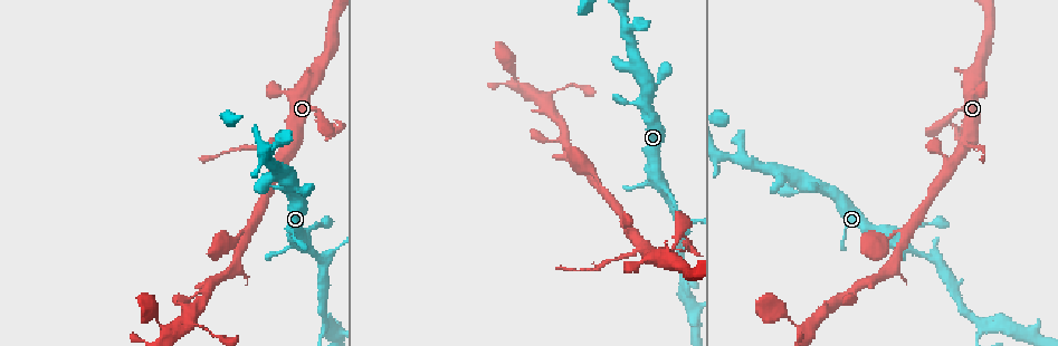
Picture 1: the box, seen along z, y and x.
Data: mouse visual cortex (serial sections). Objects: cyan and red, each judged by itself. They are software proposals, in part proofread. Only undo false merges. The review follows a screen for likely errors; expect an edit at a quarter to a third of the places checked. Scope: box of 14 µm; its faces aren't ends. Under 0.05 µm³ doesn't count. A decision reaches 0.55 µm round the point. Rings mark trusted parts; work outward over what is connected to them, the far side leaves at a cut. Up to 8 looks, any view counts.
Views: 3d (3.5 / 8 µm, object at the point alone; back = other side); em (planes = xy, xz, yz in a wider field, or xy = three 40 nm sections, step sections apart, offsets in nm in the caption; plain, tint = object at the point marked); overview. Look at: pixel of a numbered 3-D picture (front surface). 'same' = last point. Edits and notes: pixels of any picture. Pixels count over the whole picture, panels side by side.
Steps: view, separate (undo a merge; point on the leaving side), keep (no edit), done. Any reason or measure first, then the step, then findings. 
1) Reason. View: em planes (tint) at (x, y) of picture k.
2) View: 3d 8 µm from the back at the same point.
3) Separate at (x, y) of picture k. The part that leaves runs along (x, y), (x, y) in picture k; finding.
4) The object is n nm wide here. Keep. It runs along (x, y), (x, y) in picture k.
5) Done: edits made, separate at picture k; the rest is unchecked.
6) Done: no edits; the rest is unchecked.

Sharp bend. View: 3d 3.5 µm at (334, 134) of picture 1.

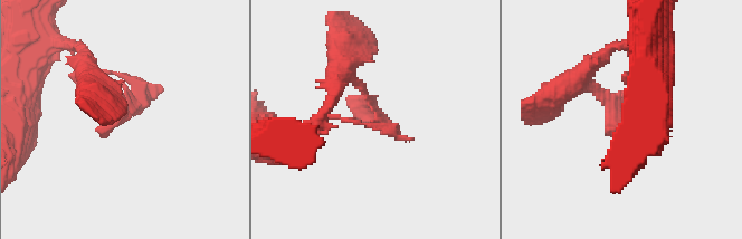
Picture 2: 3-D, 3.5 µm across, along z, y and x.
Now the EM. View: em planes (tint) at (373, 111) of picture 2.

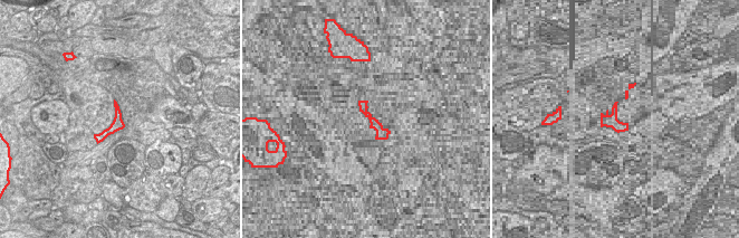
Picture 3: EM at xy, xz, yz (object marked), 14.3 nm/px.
View: em xy step 1 (tint) at the same point.

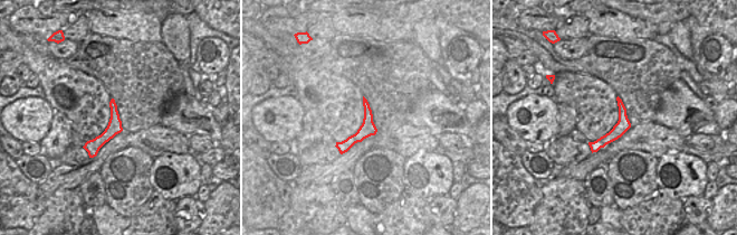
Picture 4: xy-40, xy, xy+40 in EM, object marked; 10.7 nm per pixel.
The object is 160 nm wide here. Keep. It runs along (338, 82), (359, 84), (389, 127), (359, 124) in picture 2; continuous, no second cell.

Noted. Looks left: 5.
Calibre changes. View: 3d 3.5 µm at (284, 147) of picture 1.

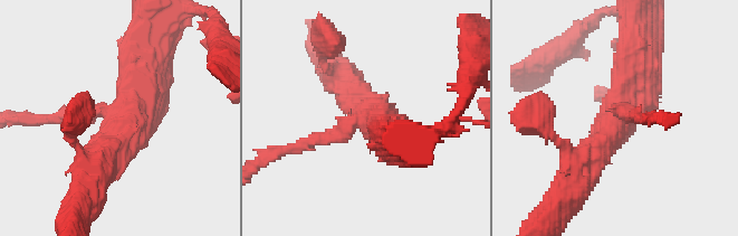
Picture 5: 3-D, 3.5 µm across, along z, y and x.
3 arms meet here; the arms are 200, 450, 450 nm wide. View: em xy step 2 (tint) at (359, 122) of picture 5.

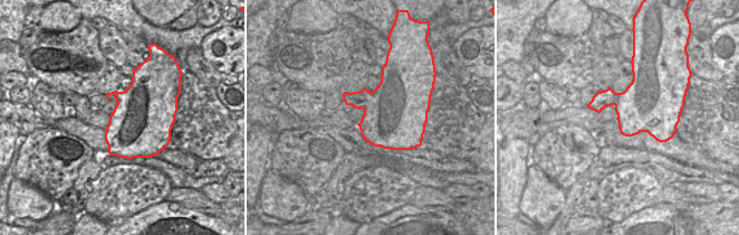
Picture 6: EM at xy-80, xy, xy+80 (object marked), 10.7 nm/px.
Keep. It runs along (635, 41), (629, 103), (583, 168) in picture 5; all the same cell.

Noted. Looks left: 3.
Abrupt turn. View: 3d 3.5 µm at (801, 189) of picture 1.

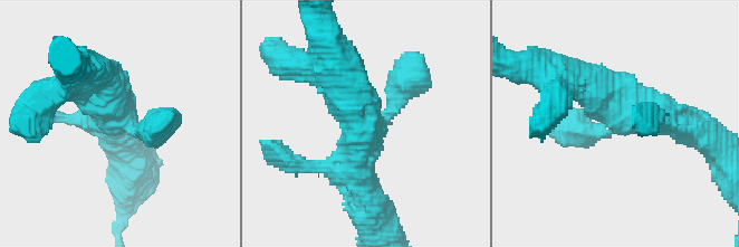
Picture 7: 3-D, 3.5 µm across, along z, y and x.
4 arms meet here; the arms are 200, 350, 400, 450 nm wide. View: em xy step 3 (tint) at (130, 127) of picture 7.

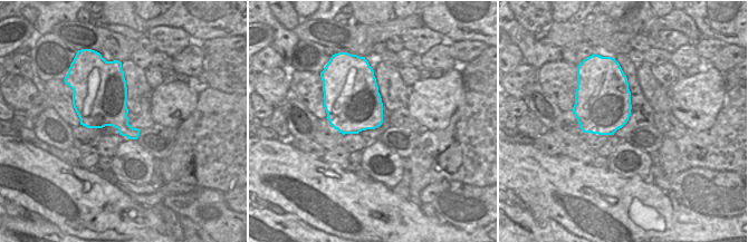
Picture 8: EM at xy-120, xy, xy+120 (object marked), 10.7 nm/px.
Keep. It runs along (693, 132), (624, 112), (570, 74) in picture 7; all the same cell.

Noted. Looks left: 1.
Done: no edits; the rest is unchecked.

